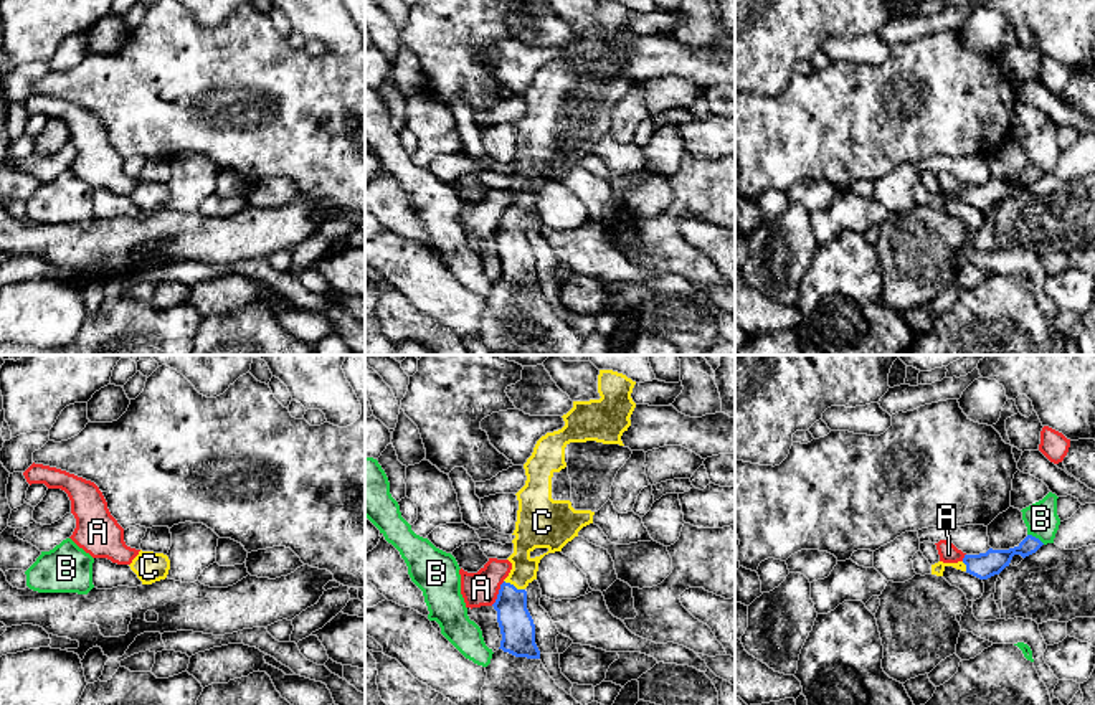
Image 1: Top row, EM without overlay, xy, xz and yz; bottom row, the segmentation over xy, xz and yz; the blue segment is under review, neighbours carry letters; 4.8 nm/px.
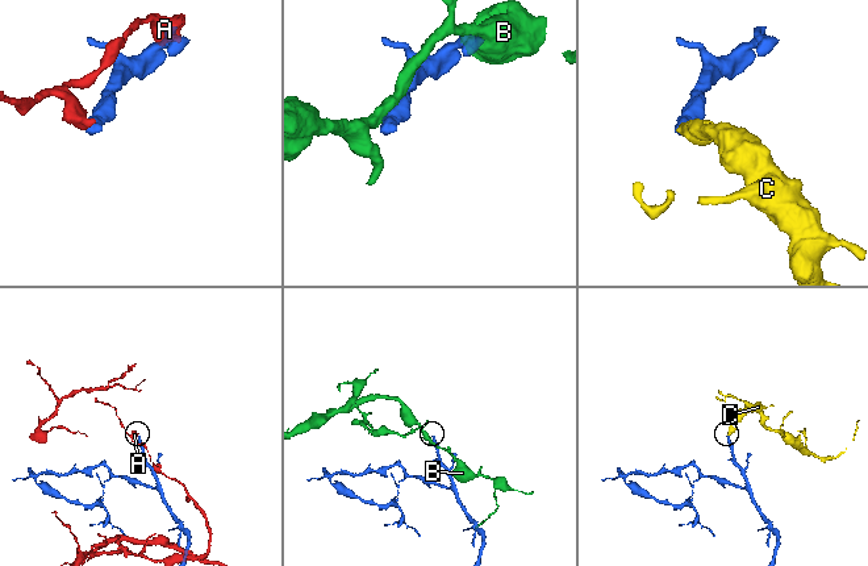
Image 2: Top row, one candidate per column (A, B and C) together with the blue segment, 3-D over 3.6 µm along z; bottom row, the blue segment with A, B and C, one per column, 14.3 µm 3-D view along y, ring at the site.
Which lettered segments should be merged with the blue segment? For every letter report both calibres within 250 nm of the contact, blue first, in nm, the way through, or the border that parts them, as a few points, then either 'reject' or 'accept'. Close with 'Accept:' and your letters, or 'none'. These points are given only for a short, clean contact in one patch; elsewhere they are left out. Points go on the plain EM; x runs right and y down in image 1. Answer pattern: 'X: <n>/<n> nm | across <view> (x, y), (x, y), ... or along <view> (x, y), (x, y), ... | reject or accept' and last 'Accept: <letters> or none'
A: 170/170 nm | reject
B: 120/160 nm | reject
C: 170/130 nm | across xz (517, 258), (512, 246), (512, 215), (529, 167) | accept
Accept: C

